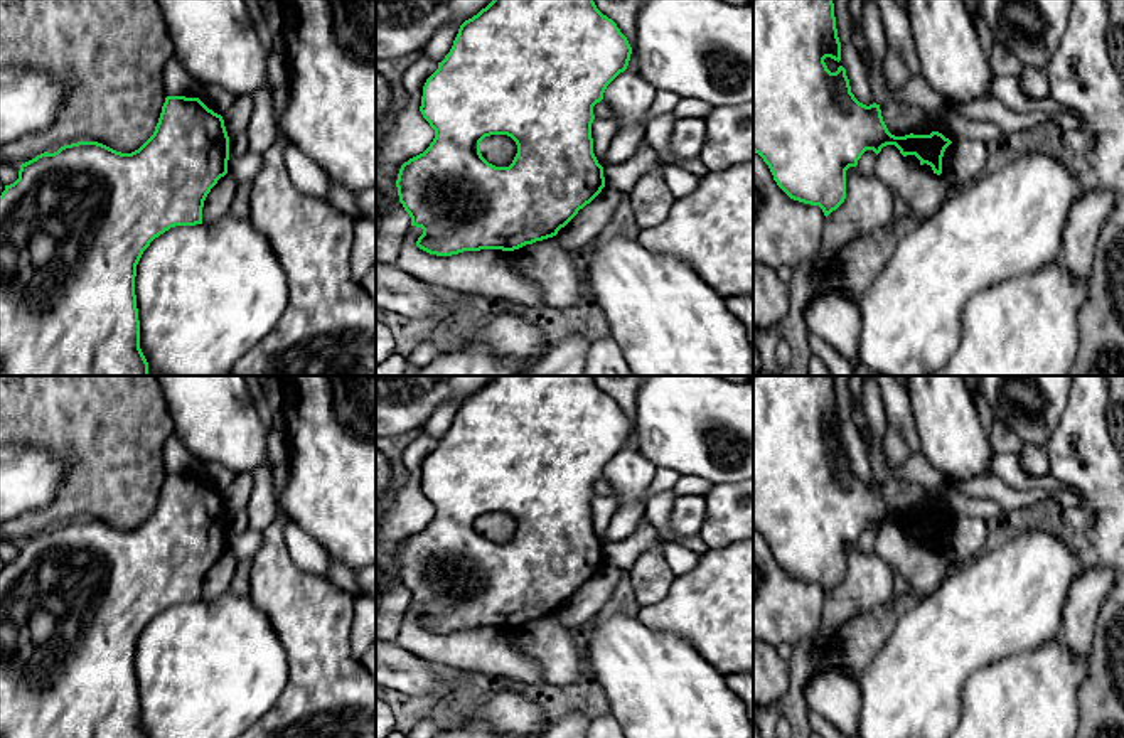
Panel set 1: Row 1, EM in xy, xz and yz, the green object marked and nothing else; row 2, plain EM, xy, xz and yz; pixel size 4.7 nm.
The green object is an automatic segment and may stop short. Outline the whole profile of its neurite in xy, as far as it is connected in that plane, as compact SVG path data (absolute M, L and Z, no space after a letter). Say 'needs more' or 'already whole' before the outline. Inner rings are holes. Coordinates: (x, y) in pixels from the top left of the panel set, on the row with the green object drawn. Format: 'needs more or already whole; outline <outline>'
already whole; outline M167 96L153 135L135 152L121 153L98 142L78 142L40 153L20 165L19 179L0 195L0 376L148 376L140 349L135 295L136 265L150 243L175 226L202 224L207 194L227 174L229 136L221 115L199 98Z

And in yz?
already whole; outline M753 0L753 152L768 165L777 185L794 201L819 206L827 217L846 199L846 170L866 150L876 155L895 145L903 157L915 155L934 174L952 143L939 131L895 136L880 104L859 103L843 66L831 72L826 57L841 61L832 0Z

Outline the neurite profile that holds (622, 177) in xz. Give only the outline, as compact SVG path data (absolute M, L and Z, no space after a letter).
M644 138L627 162L620 165L603 165L605 187L629 194L645 172L657 167L657 158L659 153Z

